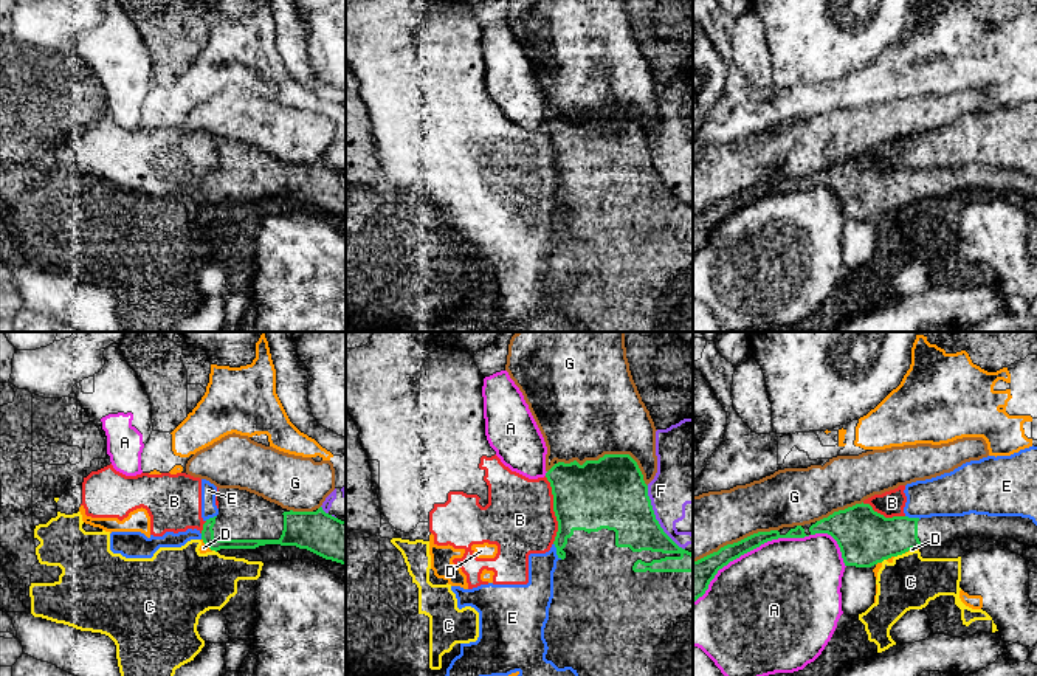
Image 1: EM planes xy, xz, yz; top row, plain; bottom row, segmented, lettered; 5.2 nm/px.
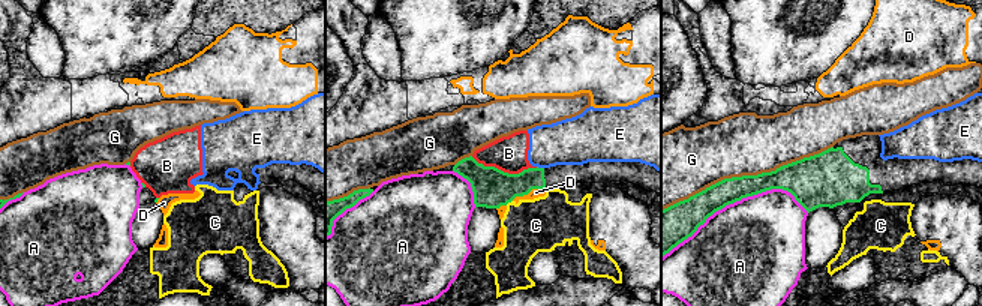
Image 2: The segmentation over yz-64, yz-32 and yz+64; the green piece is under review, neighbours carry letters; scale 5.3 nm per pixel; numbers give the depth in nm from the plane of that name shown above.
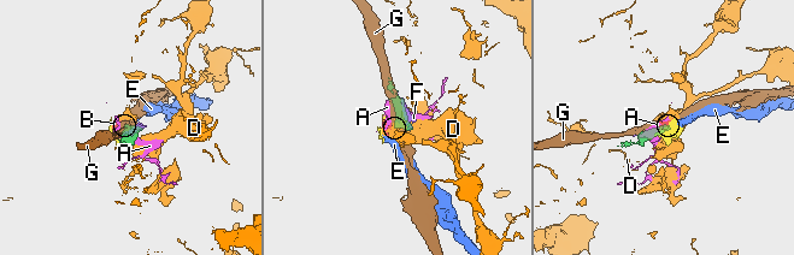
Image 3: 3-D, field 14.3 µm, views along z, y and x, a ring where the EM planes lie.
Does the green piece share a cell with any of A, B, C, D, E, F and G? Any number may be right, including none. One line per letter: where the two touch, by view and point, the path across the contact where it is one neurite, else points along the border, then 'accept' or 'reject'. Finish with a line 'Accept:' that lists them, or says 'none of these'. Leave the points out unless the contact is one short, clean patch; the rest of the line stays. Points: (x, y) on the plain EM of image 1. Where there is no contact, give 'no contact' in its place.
A: meets green in yz at (763, 196); reject
B: meets green in xz at (554, 163); border along xz (544, 129), (551, 140), (552, 163), (557, 174), (554, 196); reject
C: meets green in yz at (899, 206); border along yz (904, 205), (895, 210); reject
D: meets green in yz at (910, 202); border along yz (918, 200), (904, 205); reject
E: meets green in xz at (557, 203); border along xz (554, 196), (555, 205), (561, 211); reject
F: meets green in xz at (654, 171); reject
G: meets green in xz at (603, 109); reject
Accept: none of these

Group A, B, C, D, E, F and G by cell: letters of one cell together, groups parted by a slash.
A / B E / C D / F / G

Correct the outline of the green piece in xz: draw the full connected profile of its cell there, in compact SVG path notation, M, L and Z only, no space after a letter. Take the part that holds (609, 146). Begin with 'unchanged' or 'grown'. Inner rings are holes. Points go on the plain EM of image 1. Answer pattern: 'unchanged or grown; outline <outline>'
grown; outline M605 107L583 118L577 113L558 115L546 126L546 130L552 140L553 164L558 174L553 197L560 211L553 225L553 251L544 281L549 299L546 312L558 321L572 319L581 332L693 332L693 206L679 200L660 180L637 115L629 107Z

